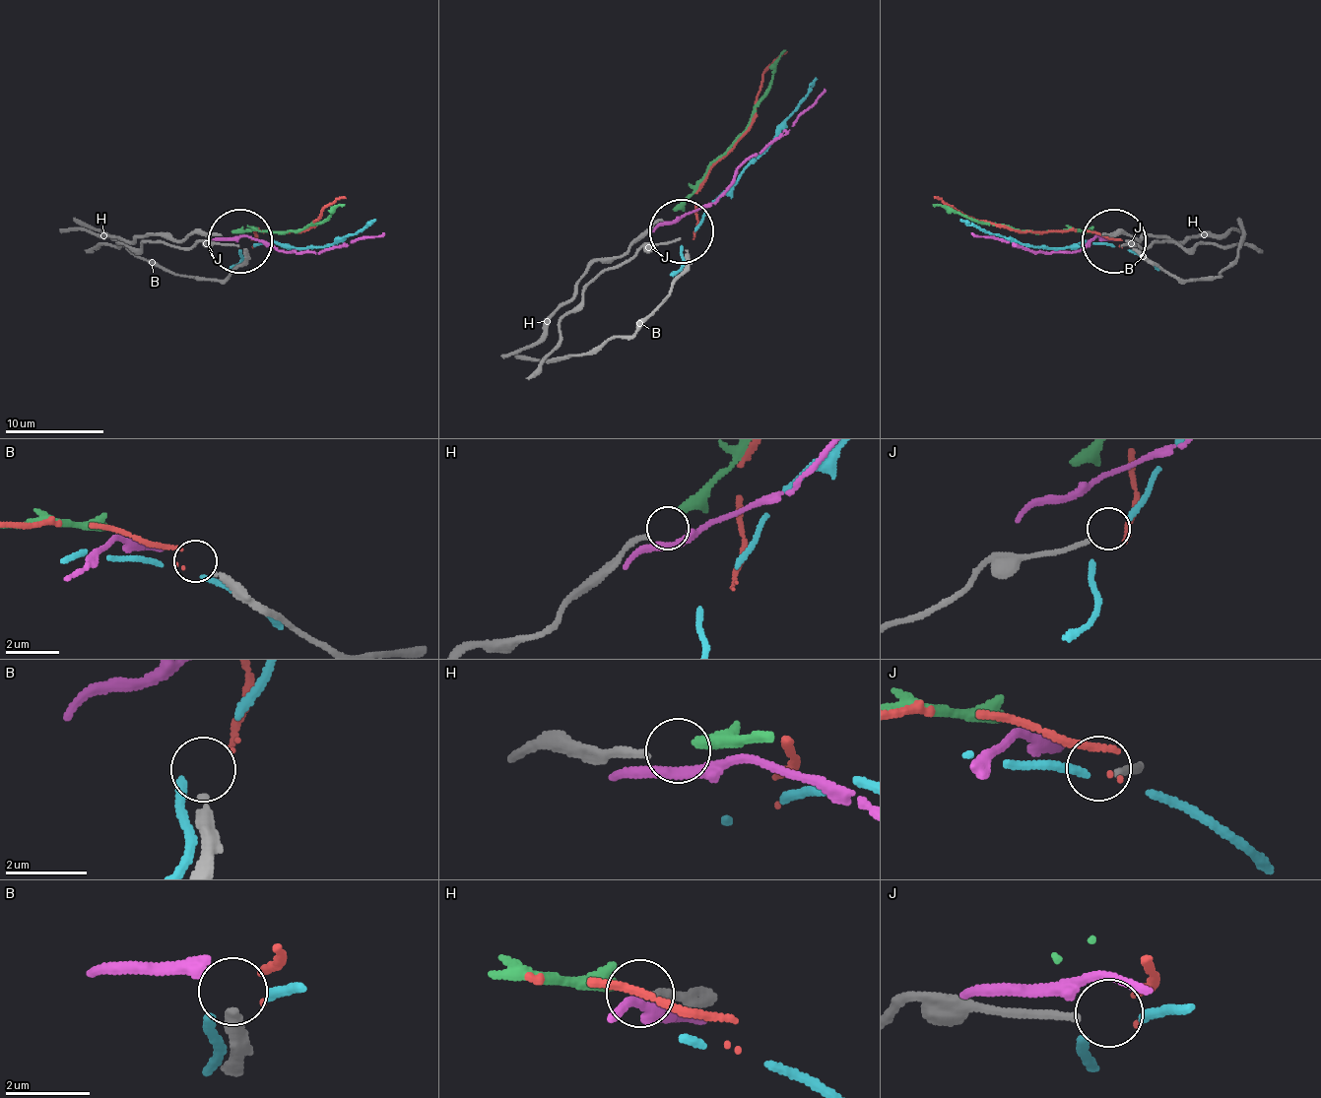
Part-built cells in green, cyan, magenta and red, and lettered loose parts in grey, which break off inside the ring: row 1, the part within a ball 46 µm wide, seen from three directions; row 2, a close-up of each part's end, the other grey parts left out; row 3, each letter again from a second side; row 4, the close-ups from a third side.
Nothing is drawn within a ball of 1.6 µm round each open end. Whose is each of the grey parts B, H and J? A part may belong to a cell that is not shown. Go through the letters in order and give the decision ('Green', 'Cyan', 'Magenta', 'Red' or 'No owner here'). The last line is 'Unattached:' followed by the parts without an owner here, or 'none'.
B: Red
H: Green
J: No owner here
Unattached: J

